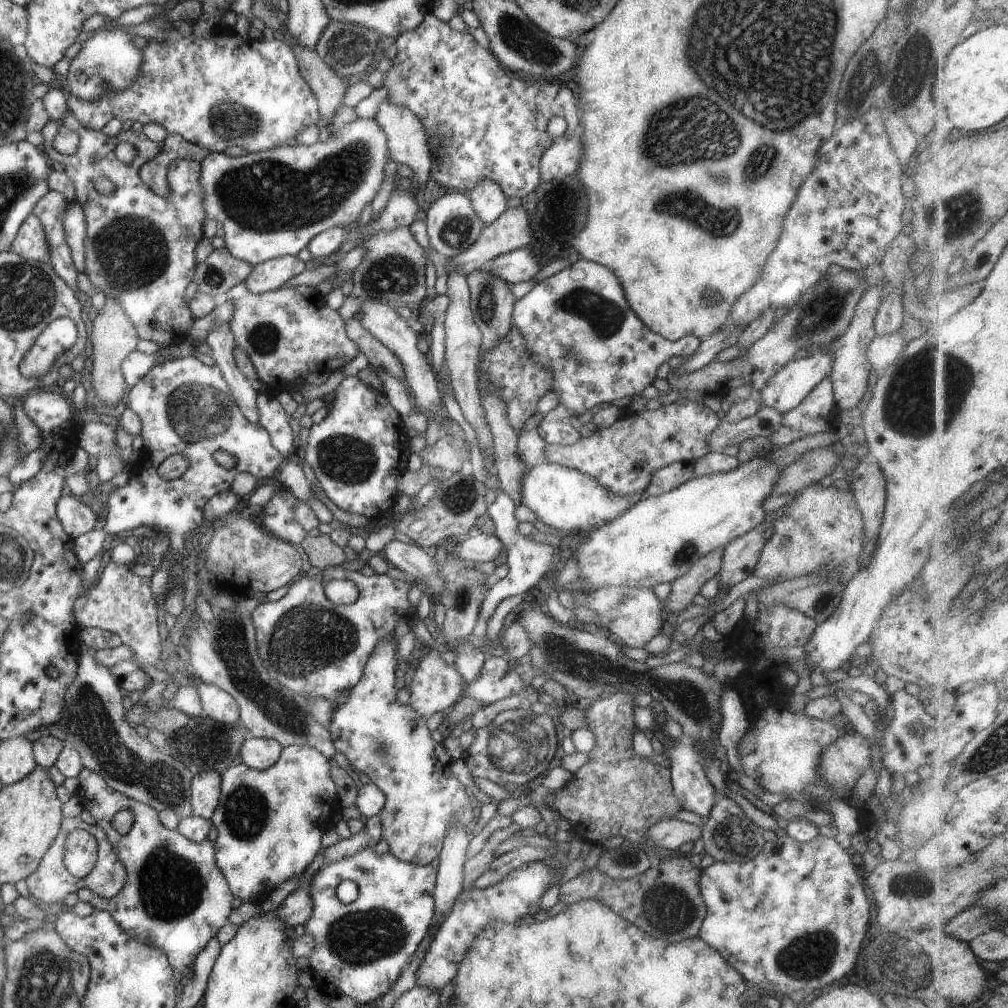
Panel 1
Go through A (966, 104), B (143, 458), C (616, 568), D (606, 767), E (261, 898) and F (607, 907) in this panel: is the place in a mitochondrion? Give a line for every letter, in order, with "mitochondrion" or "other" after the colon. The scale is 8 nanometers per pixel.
A: other
B: other
C: other
D: other
E: other
F: other

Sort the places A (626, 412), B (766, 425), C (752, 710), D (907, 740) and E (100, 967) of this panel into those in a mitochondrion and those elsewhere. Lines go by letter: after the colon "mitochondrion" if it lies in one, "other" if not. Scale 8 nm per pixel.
A: other
B: other
C: other
D: other
E: other

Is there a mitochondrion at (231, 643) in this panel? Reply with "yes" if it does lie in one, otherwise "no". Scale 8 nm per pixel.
yes

